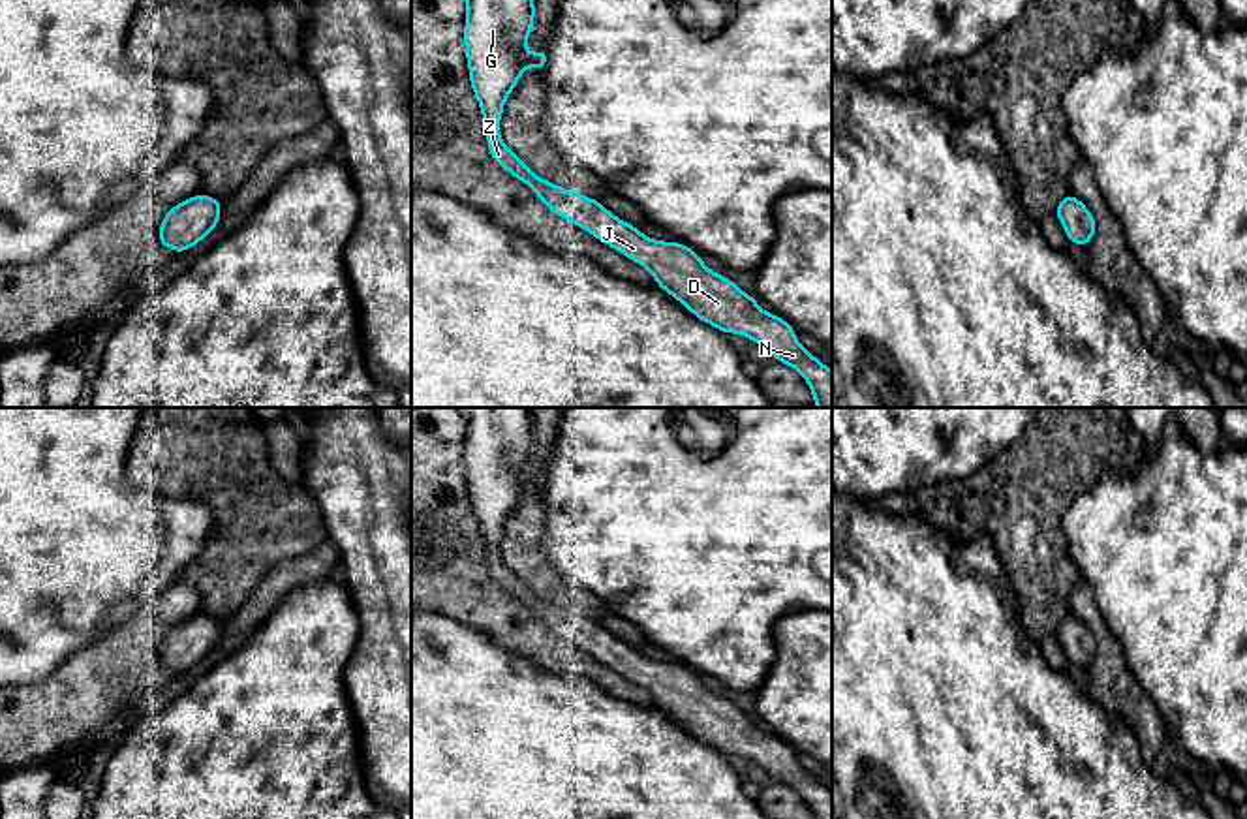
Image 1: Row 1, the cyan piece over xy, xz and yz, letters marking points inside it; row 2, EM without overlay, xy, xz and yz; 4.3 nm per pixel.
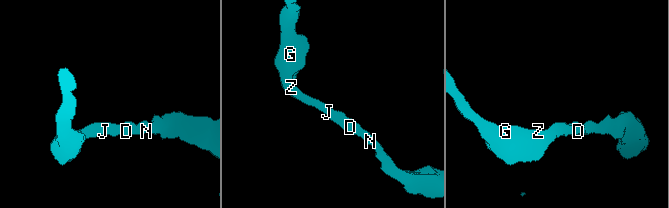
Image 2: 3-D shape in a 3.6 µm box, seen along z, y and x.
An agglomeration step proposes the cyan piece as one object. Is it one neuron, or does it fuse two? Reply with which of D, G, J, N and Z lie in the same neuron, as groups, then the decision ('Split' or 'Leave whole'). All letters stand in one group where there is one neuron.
Groups: D G J N Z. Leave whole

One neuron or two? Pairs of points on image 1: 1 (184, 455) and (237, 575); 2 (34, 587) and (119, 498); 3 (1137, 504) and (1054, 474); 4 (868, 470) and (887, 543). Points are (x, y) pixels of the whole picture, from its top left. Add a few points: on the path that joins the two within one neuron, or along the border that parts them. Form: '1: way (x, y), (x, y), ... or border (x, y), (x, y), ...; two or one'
1: way (215, 485), (237, 508), (237, 545); one
2: way (53, 564), (96, 521); one
3: border (1133, 470), (1108, 468), (1063, 513), (1063, 521); two
4: border (851, 496), (862, 502); two

